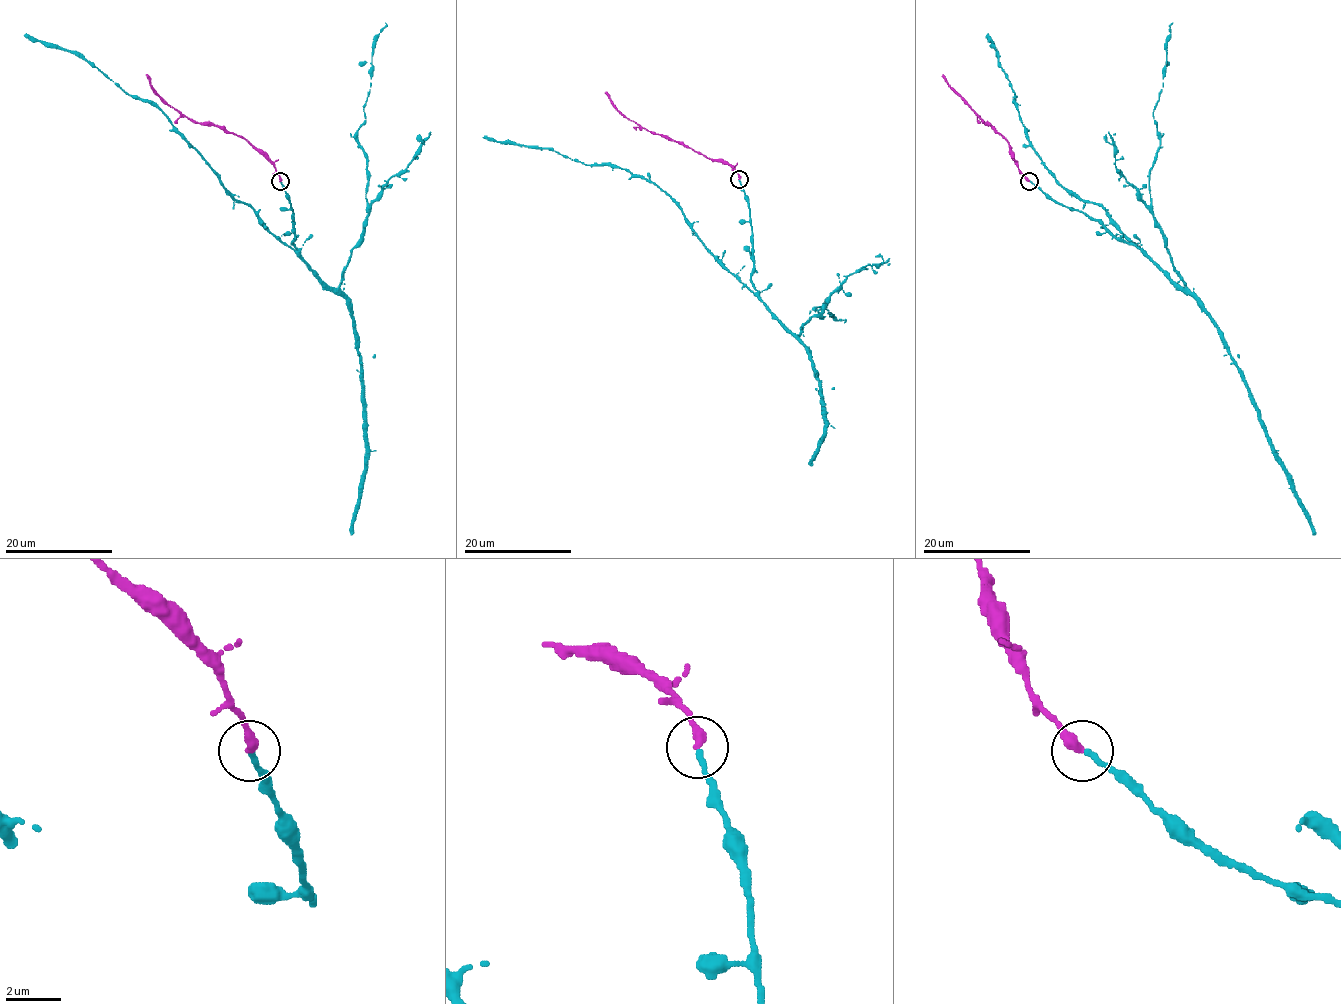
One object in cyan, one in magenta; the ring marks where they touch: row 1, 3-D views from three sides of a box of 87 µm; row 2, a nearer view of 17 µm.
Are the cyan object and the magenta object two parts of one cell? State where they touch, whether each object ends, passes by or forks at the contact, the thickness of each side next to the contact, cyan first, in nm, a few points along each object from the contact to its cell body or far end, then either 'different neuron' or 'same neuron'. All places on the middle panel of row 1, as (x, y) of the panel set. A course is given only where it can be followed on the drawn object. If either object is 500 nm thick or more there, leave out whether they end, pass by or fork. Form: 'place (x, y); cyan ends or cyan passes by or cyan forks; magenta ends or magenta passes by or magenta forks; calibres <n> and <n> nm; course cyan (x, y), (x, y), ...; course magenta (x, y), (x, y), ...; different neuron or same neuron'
place (739, 179); cyan ends; magenta ends; calibres 220 and 320 nm; course cyan (739, 180), (749, 209), (755, 293), (644, 177), (483, 137); course magenta (739, 178), (733, 168), (721, 161), (713, 161), (628, 119), (605, 92); same neuron

